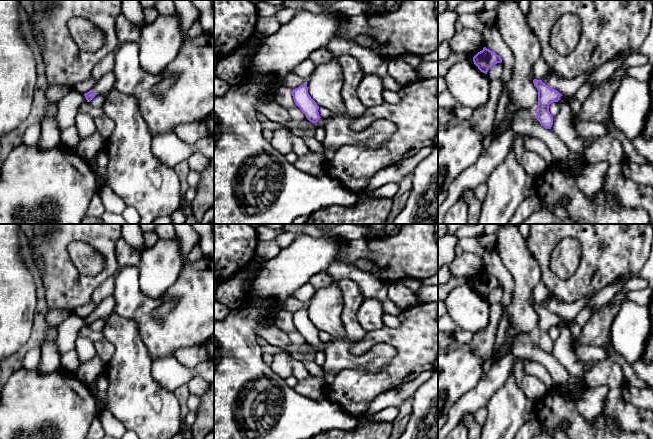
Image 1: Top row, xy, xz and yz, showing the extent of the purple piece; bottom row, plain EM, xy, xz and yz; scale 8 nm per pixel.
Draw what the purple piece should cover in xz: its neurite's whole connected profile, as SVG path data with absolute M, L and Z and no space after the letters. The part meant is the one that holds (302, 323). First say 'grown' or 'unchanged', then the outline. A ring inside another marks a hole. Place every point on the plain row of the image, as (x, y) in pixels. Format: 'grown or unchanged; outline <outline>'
grown; outline M307 307L293 313L292 320L296 330L298 330L306 342L310 346L315 347L317 351L324 351L330 345L330 342L323 343L320 341L318 336L319 330L309 319Z

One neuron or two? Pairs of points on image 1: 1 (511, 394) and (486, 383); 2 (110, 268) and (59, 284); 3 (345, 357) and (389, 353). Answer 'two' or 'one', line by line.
1: two
2: one
3: one

